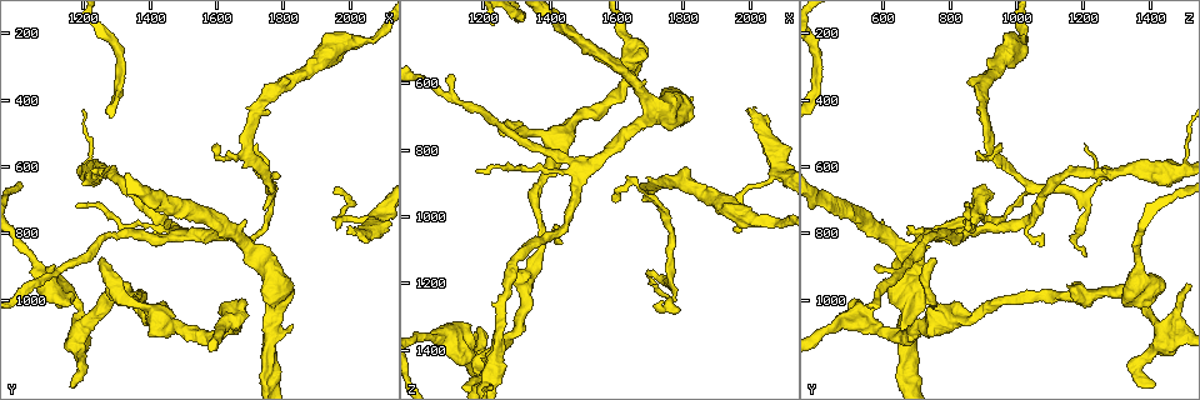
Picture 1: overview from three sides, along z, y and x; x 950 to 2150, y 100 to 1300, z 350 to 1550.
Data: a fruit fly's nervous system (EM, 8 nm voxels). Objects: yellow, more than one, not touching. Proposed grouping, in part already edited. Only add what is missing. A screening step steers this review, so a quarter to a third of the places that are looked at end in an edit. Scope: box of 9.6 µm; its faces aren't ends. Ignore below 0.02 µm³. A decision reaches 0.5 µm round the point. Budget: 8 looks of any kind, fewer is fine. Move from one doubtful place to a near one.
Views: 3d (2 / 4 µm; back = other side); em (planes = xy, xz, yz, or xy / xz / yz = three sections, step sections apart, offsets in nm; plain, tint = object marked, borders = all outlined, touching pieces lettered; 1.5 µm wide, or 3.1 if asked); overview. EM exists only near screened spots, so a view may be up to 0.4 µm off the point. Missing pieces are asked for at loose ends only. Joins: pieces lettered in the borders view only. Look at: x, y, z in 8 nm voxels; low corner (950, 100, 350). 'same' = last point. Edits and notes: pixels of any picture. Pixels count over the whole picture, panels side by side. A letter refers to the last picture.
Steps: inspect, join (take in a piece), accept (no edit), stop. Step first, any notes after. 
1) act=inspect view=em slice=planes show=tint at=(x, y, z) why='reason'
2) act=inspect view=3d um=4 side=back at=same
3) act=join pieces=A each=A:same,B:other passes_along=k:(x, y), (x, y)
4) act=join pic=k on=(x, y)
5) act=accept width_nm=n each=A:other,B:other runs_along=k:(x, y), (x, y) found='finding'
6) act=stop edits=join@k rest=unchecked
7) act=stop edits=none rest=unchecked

act=inspect view=3d um=4 at=(1160, 1020, 1330) why='free end'

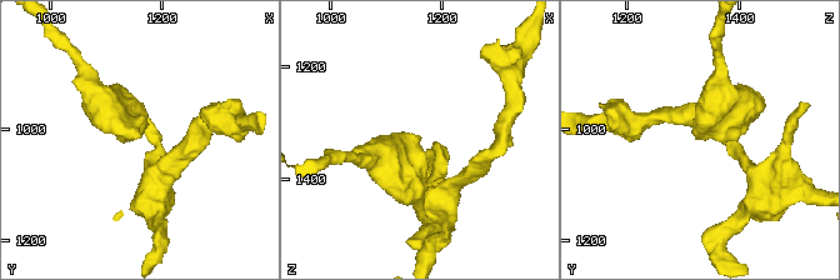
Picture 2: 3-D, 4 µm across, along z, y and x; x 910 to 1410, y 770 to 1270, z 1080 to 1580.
act=inspect view=em slice=planes show=plain at=(1160, 1010, 1325) why='shape alone is not enough'

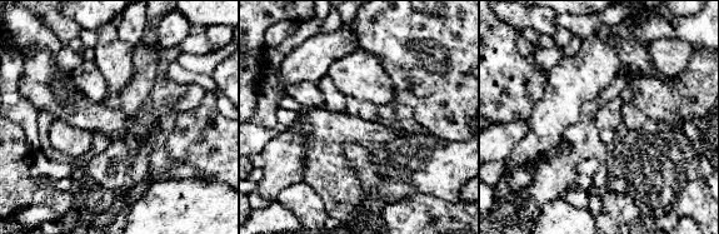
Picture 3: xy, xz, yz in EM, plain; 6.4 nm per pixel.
act=inspect view=em slice=planes show=borders at=same

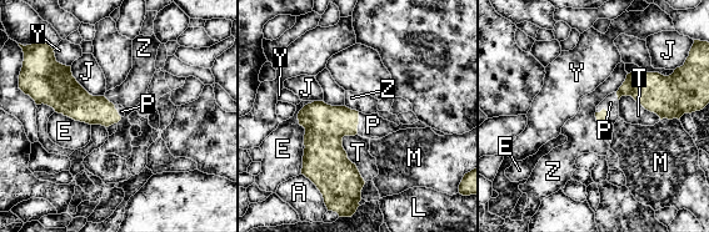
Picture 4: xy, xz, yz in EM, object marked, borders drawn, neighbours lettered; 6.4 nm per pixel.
act=join pieces=P longest_contact=E:480nm each=A:other,E:other,J:other,L:other,M:other,P:same,T:other,Y:other,Z:other passes_along=4:(325, 125), (358, 124), (373, 125) found='it goes on there'

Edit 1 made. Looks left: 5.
act=inspect view=3d um=4 at=(1950, 690, 1030) why='free end'

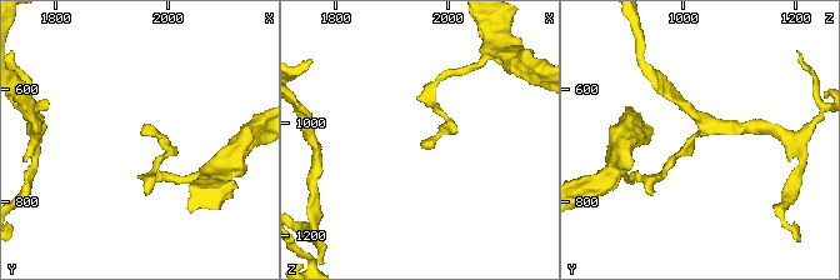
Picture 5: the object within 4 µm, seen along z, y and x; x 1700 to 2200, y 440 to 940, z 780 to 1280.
act=inspect view=em slice=planes show=borders at=(1960, 680, 1035) why='now the EM'

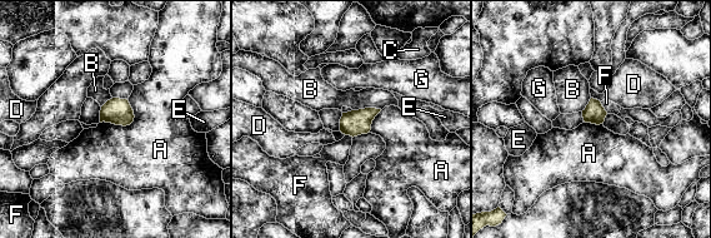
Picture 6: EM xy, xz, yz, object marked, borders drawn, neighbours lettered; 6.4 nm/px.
act=accept width_nm=140 each=A:other,B:other,C:other,D:other,E:other,F:other,G:other border=6:(129, 100), (129, 124), (100, 123) found='no lettered piece goes on from it'

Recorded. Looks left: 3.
act=inspect view=em slice=xz step=4 show=borders at=(1990, 800, 680) why='free end'

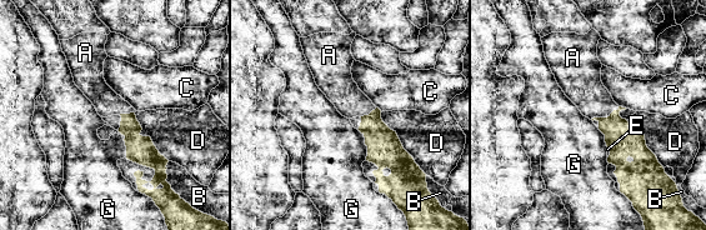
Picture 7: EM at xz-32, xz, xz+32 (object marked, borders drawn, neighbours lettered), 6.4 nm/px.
act=inspect view=em slice=yz step=8 show=borders at=same why='another direction'

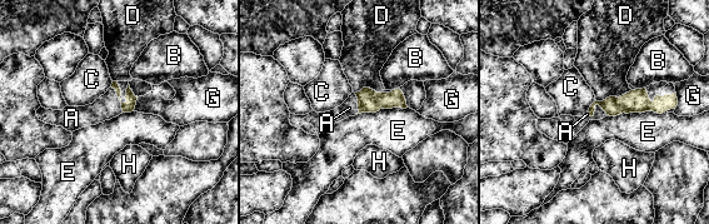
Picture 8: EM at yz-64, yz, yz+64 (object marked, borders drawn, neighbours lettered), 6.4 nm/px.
act=join pieces=A each=A:same,B:other,C:other,D:other,E:other,G:other,H:other passes_along=8:(128, 106), (119, 99), (106, 106) found='it goes on there'

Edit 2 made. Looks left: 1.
act=stop edits=join@4,join@8 rest=unchecked

